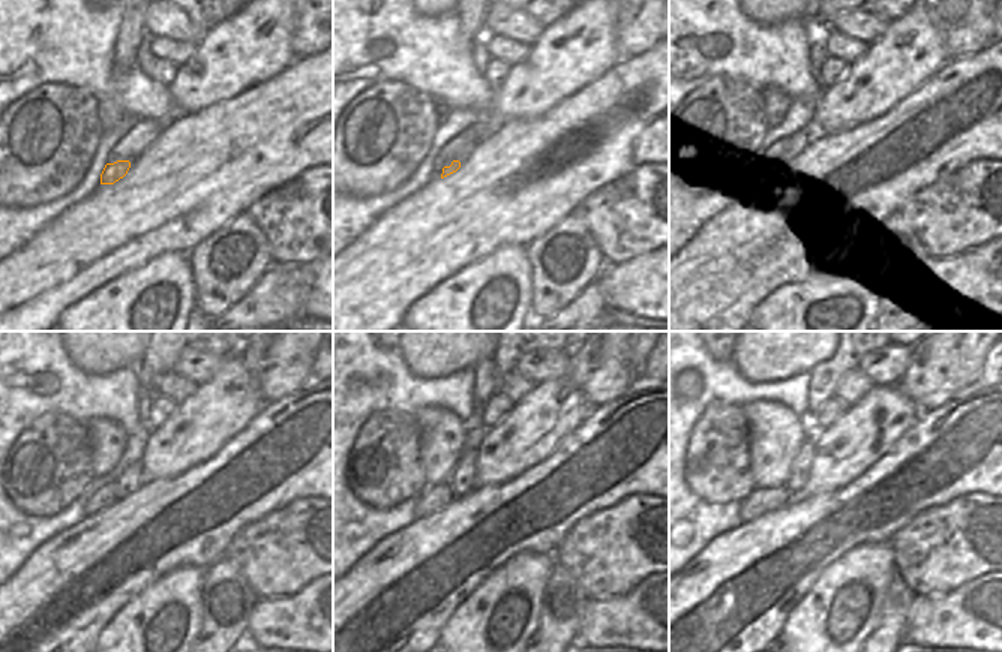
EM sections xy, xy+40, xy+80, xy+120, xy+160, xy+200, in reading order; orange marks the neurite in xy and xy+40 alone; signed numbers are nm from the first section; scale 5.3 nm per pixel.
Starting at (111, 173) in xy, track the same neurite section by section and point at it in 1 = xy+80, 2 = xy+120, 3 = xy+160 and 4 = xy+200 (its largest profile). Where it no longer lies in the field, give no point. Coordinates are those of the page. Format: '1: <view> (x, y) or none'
1: xy+80 (800, 143)
2: xy+120 (131, 477)
3: xy+160 (462, 478)
4: xy+200 (801, 463)

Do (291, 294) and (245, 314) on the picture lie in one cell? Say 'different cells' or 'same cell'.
same cell

